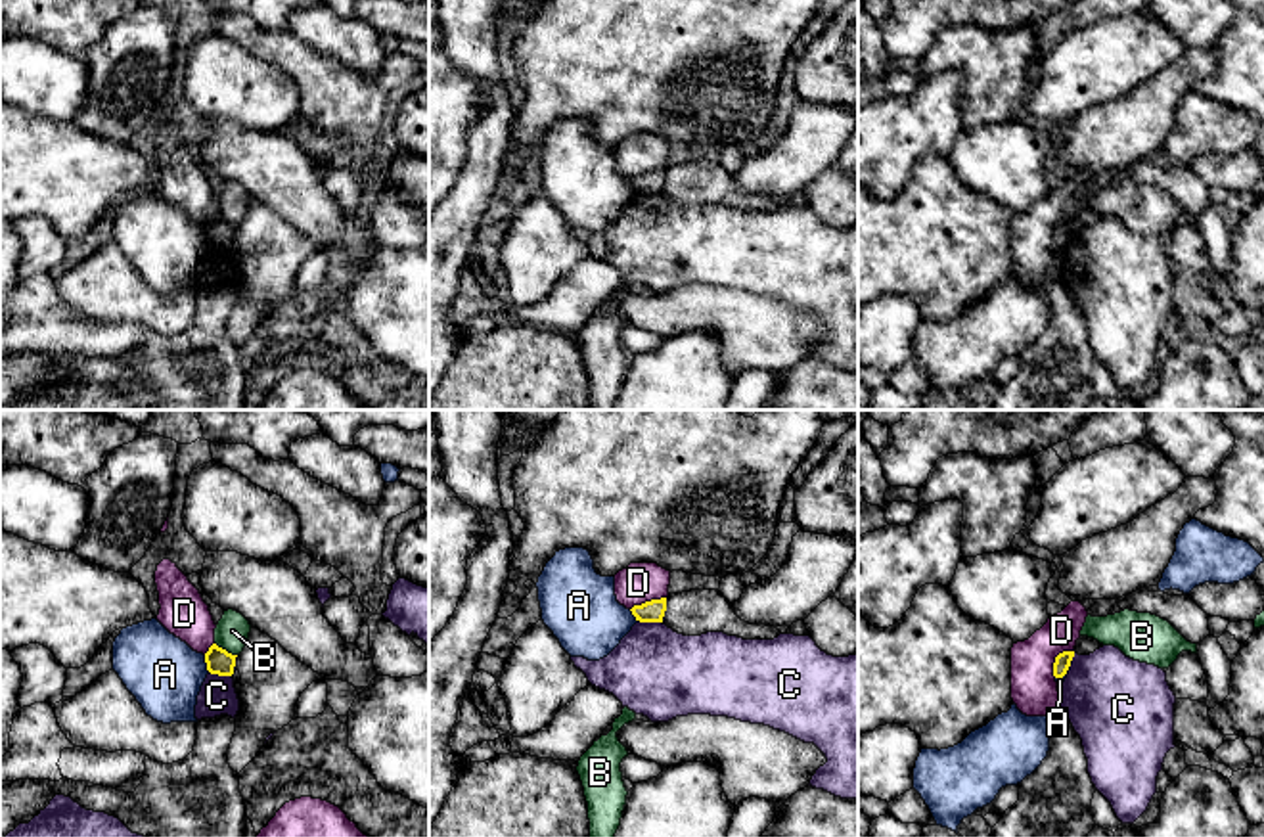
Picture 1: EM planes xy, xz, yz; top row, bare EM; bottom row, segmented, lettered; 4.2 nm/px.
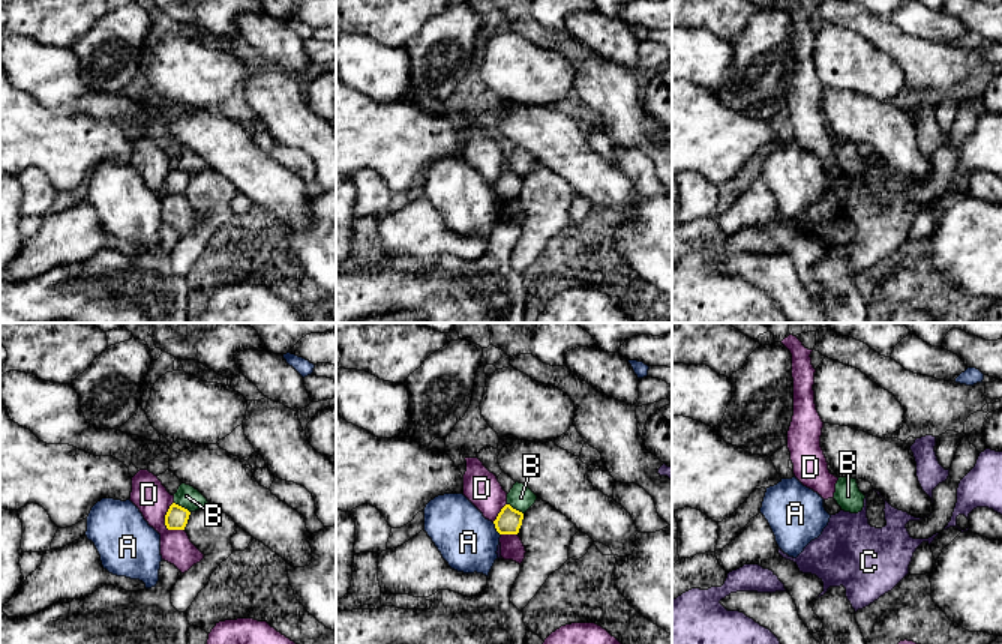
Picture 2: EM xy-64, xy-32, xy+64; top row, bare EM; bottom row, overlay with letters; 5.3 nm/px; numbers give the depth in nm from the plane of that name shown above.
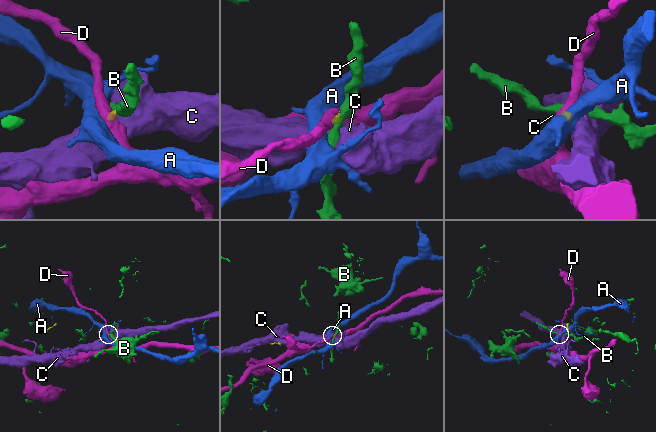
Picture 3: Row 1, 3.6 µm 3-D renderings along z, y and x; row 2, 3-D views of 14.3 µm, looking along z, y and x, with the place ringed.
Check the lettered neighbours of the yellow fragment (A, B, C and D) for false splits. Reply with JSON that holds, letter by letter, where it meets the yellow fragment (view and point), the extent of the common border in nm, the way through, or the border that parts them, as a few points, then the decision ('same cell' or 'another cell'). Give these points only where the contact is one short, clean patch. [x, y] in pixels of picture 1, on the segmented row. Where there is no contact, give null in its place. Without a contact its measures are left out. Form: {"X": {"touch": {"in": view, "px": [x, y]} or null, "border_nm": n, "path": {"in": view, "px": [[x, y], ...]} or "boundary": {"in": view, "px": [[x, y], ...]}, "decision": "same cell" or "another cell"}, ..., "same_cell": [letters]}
{"A": {"touch": {"in": "xy", "px": [205, 661]}, "border_nm": 80, "boundary": {"in": "xy", "px": [[203, 656], [209, 671]]}, "decision": "another cell"}, "B": {"touch": {"in": "xy", "px": [225, 650]}, "border_nm": 110, "boundary": {"in": "xy", "px": [[215, 642], [236, 656]]}, "decision": "another cell"}, "C": {"touch": {"in": "xz", "px": [650, 621]}, "border_nm": 110, "boundary": {"in": "xz", "px": [[638, 619], [661, 623]]}, "decision": "another cell"}, "D": {"touch": {"in": "yz", "px": [1056, 659]}, "border_nm": 150, "boundary": {"in": "yz", "px": [[1073, 650], [1063, 650], [1056, 657], [1054, 677]]}, "decision": "another cell"}, "same_cell": []}

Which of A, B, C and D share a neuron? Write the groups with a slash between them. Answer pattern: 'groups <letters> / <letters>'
groups A / B / C / D

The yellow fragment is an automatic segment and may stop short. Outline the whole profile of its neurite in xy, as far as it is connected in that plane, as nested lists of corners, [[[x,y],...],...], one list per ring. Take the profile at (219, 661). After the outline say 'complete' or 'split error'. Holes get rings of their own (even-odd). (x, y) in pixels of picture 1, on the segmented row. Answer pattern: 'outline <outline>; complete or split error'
outline [[[213,644],[205,653],[207,670],[218,676],[232,676],[236,667],[236,657],[237,655],[232,655],[226,649]]]; complete

